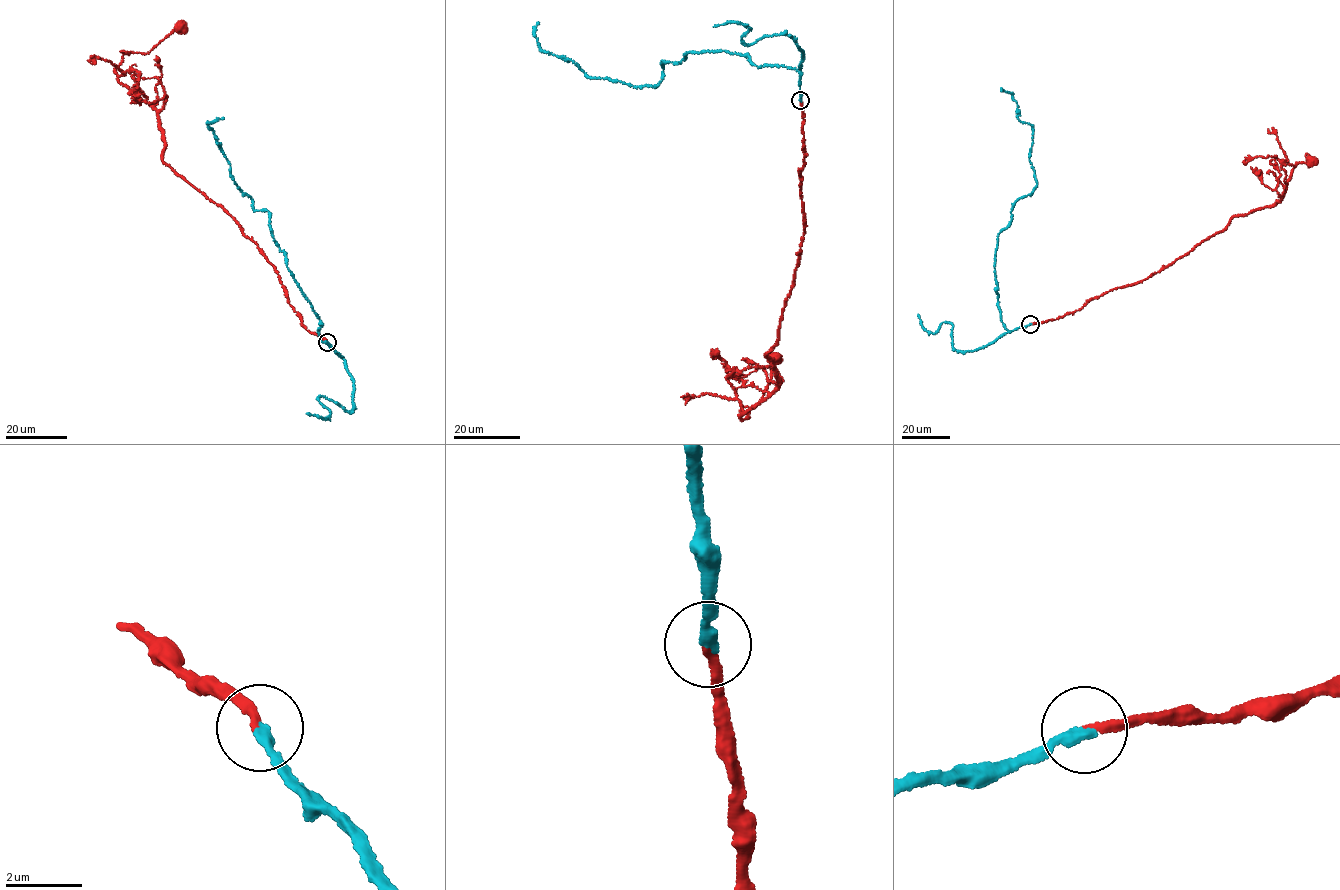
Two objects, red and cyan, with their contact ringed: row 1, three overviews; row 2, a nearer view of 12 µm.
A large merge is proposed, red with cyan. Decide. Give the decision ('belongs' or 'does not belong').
belongs

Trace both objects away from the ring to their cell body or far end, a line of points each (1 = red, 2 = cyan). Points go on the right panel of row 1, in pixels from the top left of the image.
1: (1030, 324), (1063, 316), (1159, 271), (1225, 230), (1234, 217), (1282, 199), (1294, 168), (1312, 162)
2: (1030, 324), (1009, 331), (997, 305), (997, 236), (1036, 185), (1032, 126), (1000, 91)

